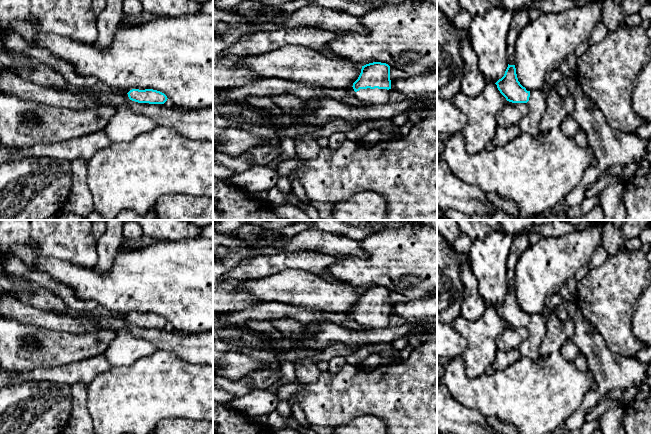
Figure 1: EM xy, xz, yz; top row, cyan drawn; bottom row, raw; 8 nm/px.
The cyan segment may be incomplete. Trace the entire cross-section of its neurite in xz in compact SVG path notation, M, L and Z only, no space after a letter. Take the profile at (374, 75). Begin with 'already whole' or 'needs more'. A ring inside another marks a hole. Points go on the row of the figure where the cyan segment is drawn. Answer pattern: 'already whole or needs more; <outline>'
needs more; M373 62L362 66L358 79L349 91L365 105L374 105L389 103L390 89L390 66Z

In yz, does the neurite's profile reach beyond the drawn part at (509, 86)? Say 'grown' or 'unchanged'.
grown

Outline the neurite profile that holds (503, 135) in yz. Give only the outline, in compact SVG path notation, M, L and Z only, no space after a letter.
M518 125L510 127L498 126L492 141L496 146L501 146L516 138L520 133Z

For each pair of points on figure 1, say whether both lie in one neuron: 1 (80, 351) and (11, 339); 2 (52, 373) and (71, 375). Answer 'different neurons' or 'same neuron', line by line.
1: same neuron
2: same neuron

